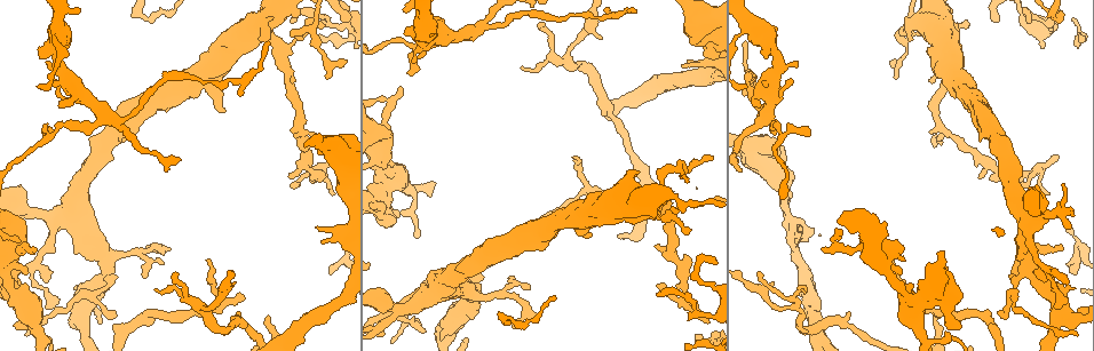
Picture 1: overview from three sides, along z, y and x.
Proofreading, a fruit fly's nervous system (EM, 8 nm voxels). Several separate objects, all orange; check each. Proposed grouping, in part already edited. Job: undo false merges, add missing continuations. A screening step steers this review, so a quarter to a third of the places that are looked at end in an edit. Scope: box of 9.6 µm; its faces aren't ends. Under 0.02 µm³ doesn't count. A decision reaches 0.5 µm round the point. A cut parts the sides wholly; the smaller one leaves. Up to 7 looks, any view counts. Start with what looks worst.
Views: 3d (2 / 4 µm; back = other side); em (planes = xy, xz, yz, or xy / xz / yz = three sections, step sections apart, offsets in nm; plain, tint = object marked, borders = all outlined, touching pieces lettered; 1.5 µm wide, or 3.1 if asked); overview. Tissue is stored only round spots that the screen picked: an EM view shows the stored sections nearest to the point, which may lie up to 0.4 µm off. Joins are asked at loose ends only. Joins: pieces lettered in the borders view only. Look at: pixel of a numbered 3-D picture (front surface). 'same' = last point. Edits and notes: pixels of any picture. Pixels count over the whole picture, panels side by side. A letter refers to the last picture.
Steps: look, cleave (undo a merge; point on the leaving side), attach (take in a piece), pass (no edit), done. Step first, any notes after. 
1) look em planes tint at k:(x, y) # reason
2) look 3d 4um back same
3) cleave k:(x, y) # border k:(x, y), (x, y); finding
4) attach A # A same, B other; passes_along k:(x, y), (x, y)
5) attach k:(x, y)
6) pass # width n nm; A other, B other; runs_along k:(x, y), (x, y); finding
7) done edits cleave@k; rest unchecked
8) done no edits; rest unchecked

look em yz step 8 borders at 1:(803, 290) # tapers out

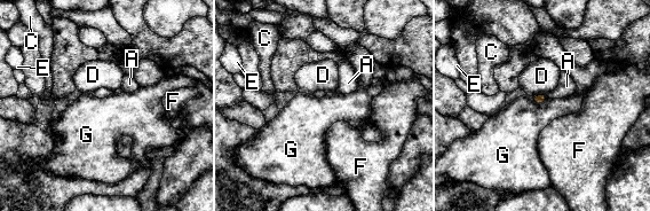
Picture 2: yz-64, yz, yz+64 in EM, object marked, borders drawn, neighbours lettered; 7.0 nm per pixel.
look em planes borders same

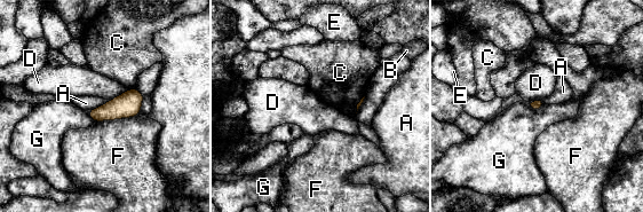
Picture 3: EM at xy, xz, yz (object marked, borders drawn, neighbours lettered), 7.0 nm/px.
pass # longest_contact F 300 nm; A other, B other, C other, D other, E other, F other, G other; border 3:(110, 101), (87, 111); no lettered piece goes on from it

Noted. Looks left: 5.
look em xz step 8 borders at 1:(590, 71) # sharp bend

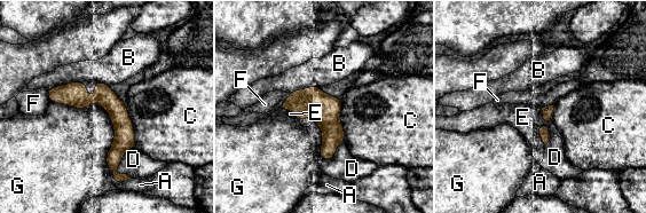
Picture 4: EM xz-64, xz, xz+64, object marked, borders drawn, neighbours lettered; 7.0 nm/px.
pass # A other, B other, C other, D other, E other, F other, G other; border 4:(50, 101), (108, 112), (109, 168); all the same cell

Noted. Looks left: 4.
look 3d 4um at 1:(327, 146) # calibre changes

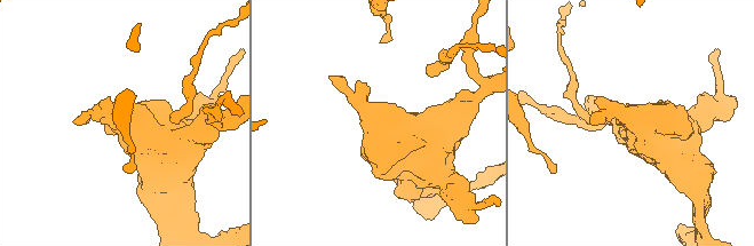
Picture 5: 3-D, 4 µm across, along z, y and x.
look em planes borders at 5:(634, 116) # need the tissue

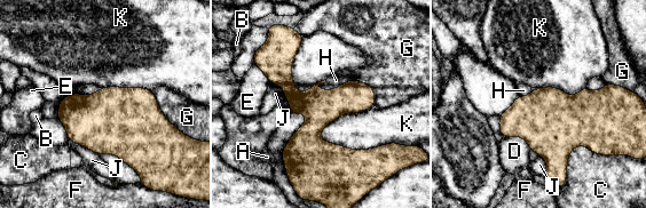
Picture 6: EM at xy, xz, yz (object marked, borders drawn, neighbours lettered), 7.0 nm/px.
pass # A other, B other, C other, D other, E other, F other, G other, H other, J other, K other; runs_along 6:(296, 44), (285, 81), (312, 112), (318, 170); all the same cell

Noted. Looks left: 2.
done no edits; rest unchecked

